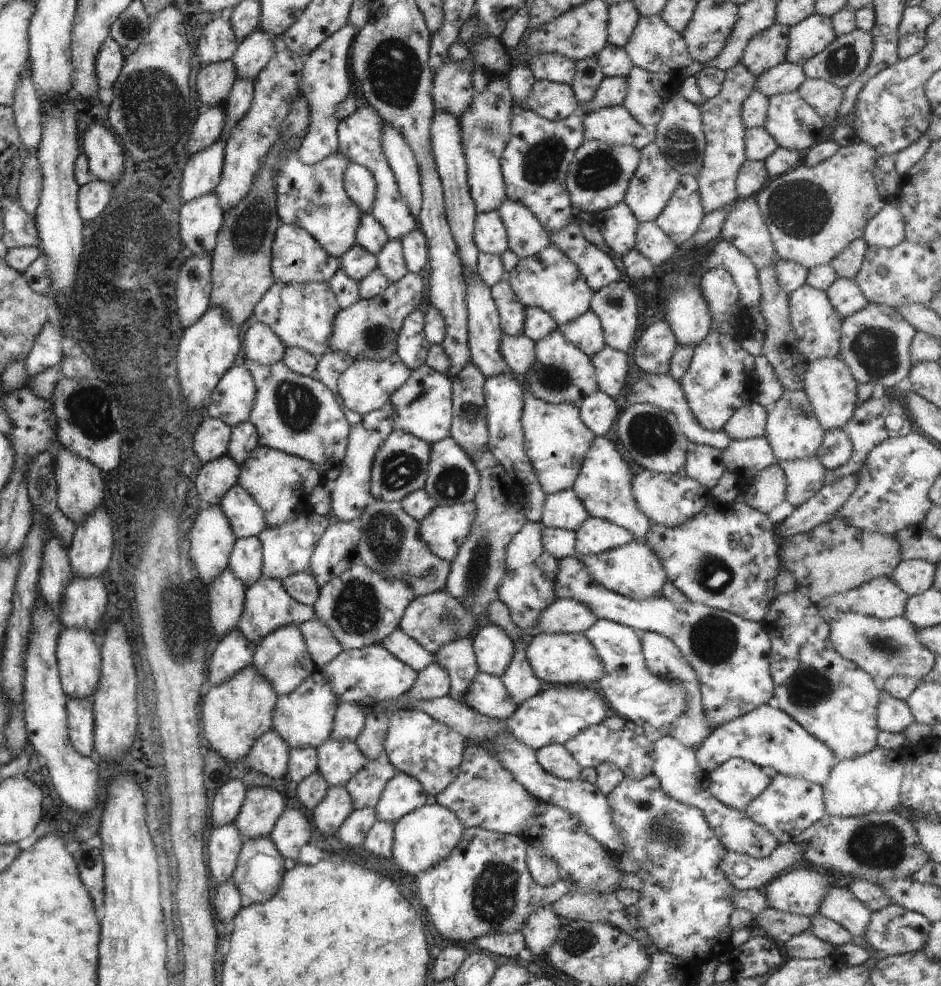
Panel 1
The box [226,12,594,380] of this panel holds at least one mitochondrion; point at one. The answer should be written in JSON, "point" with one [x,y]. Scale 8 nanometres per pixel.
{"point":[395,68]}

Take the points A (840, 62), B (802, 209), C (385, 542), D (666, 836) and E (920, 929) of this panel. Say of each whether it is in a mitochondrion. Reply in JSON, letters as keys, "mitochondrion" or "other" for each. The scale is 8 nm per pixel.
{"A":"mitochondrion","B":"mitochondrion","C":"mitochondrion","D":"mitochondrion","E":"other"}

